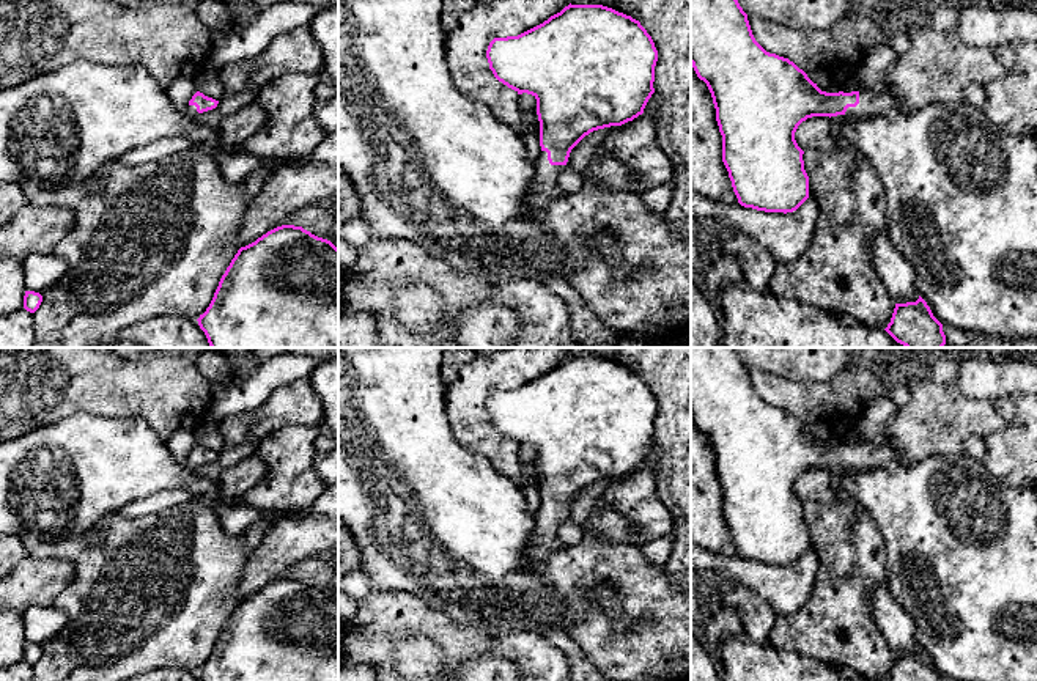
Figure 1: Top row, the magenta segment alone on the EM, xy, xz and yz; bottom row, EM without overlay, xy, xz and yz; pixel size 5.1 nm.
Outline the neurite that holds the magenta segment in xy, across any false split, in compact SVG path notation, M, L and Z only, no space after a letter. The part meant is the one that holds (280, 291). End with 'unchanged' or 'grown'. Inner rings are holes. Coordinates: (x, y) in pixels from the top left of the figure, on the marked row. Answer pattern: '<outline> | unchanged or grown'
M282 225L268 231L238 250L222 275L209 307L197 321L211 348L338 348L338 248L302 226Z | unchanged

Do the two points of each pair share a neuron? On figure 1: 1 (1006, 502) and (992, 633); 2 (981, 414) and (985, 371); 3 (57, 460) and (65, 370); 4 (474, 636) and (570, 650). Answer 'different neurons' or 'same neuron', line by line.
1: same neuron
2: different neurons
3: different neurons
4: different neurons

